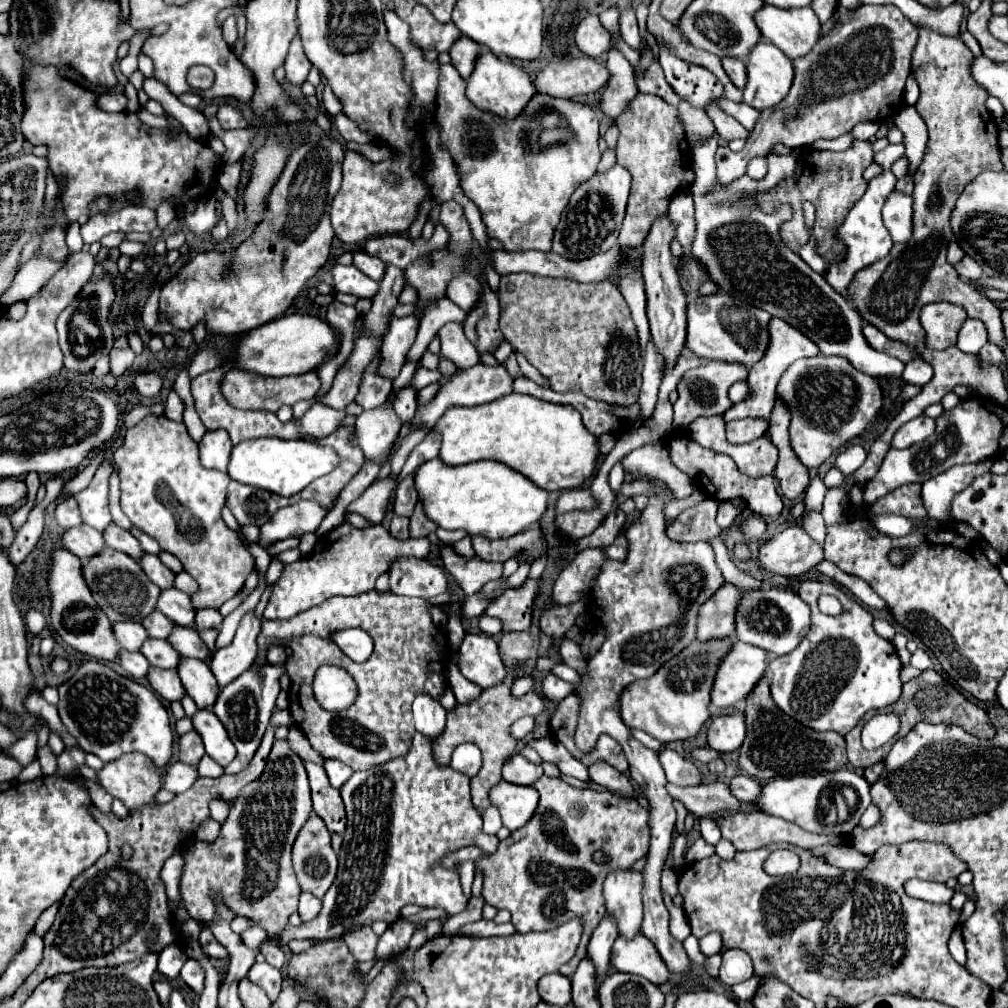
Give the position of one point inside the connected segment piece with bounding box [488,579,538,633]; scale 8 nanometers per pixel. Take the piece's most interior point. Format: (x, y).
(514, 609)

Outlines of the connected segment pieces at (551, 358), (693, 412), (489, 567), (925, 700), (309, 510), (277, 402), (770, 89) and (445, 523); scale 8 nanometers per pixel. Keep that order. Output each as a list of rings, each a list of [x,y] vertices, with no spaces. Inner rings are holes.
[[[512,273],[500,277],[500,331],[504,339],[516,347],[552,385],[554,391],[570,391],[574,385],[584,387],[582,393],[596,401],[614,405],[634,405],[640,391],[642,355],[638,349],[636,325],[630,309],[620,299],[620,291],[612,283],[572,283],[566,279],[540,277],[528,273]]]
[[[706,363],[696,369],[686,371],[678,385],[678,401],[674,403],[674,427],[682,429],[688,423],[692,423],[696,417],[712,417],[712,415],[724,415],[734,403],[728,397],[728,387],[736,383],[736,379],[748,377],[748,369],[732,365],[732,363]]]
[[[444,547],[442,551],[442,565],[446,573],[458,583],[464,597],[478,593],[488,581],[494,581],[502,575],[500,563],[488,563],[482,559],[462,559],[454,553],[452,547]]]
[[[926,669],[922,671],[920,677],[904,683],[904,689],[902,689],[902,697],[892,705],[892,707],[886,707],[884,713],[896,713],[902,721],[902,727],[898,731],[898,739],[904,737],[916,723],[920,721],[926,721],[926,723],[956,723],[960,727],[964,727],[968,733],[980,737],[980,739],[992,739],[996,729],[994,725],[990,723],[988,719],[988,713],[978,707],[976,703],[968,701],[954,685],[950,685],[948,681],[942,679],[942,675],[938,675],[934,669]]]
[[[336,499],[332,501],[332,505],[324,507],[318,501],[298,501],[296,505],[282,507],[268,523],[264,523],[264,527],[260,527],[258,543],[262,547],[268,547],[280,539],[300,537],[306,531],[316,531],[328,511],[334,507],[334,503]]]
[[[234,369],[234,371],[228,371],[222,383],[224,397],[234,407],[240,407],[240,409],[264,407],[264,411],[272,411],[272,413],[276,413],[282,405],[294,405],[296,401],[302,401],[302,399],[314,399],[318,389],[320,389],[320,377],[316,371],[302,373],[302,375],[286,375],[286,377],[260,377],[250,371]]]
[[[760,41],[746,63],[748,85],[744,89],[744,103],[762,111],[776,107],[788,97],[794,81],[794,65],[778,47]]]
[[[440,459],[426,461],[416,473],[416,491],[424,503],[426,515],[442,529],[464,529],[468,535],[480,535],[486,539],[506,539],[516,533],[526,531],[530,525],[538,523],[548,509],[548,491],[540,489],[522,473],[496,461],[476,461],[466,465],[444,465]]]

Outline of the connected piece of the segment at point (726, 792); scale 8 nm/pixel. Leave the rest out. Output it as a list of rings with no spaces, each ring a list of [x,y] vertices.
[[[666,783],[666,791],[696,817],[704,815],[704,811],[716,811],[716,807],[732,807],[732,803],[740,803],[738,799],[732,799],[732,793],[724,783],[702,783],[700,787],[676,787]]]

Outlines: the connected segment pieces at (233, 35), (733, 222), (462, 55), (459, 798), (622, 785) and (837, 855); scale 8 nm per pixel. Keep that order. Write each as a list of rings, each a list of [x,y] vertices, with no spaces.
[[[228,17],[224,21],[224,41],[228,45],[234,45],[234,41],[238,39],[238,29],[236,29],[236,17]]]
[[[714,131],[714,135],[702,143],[694,143],[692,145],[692,157],[694,157],[694,173],[696,179],[690,187],[692,195],[694,195],[694,205],[696,205],[696,237],[692,241],[690,247],[690,255],[706,269],[710,281],[714,281],[722,293],[732,295],[734,299],[760,307],[764,311],[768,311],[772,317],[780,317],[786,323],[790,323],[792,327],[804,331],[804,335],[808,335],[824,355],[844,355],[848,357],[848,361],[858,369],[864,371],[872,377],[894,377],[900,379],[902,371],[904,371],[904,363],[898,359],[892,359],[890,355],[872,351],[872,347],[868,347],[860,327],[860,315],[856,315],[854,307],[838,293],[834,291],[820,273],[812,271],[798,253],[794,253],[780,237],[780,227],[792,219],[794,211],[790,205],[776,205],[776,209],[772,213],[764,213],[760,203],[756,201],[756,195],[766,193],[774,187],[778,187],[778,183],[782,179],[788,179],[794,175],[796,169],[796,159],[792,155],[778,155],[778,153],[770,153],[768,155],[768,173],[764,179],[754,181],[752,177],[744,175],[740,179],[736,179],[736,183],[732,183],[732,187],[724,187],[724,191],[708,191],[708,187],[712,187],[712,183],[716,183],[716,161],[714,161],[714,153],[718,149],[718,133]]]
[[[460,37],[460,39],[452,45],[452,49],[450,49],[452,65],[456,67],[456,71],[458,71],[464,79],[468,79],[468,75],[472,73],[474,61],[476,61],[478,55],[480,55],[480,45],[474,43],[474,41],[468,39],[468,37]]]
[[[416,731],[410,751],[404,757],[396,757],[386,761],[384,765],[356,771],[348,783],[340,789],[348,825],[344,831],[342,849],[338,853],[338,875],[336,883],[328,889],[328,893],[322,899],[322,911],[316,919],[302,923],[300,927],[286,925],[278,935],[272,939],[268,937],[268,943],[286,947],[292,939],[314,939],[314,941],[326,941],[342,937],[344,933],[352,931],[354,927],[360,929],[364,925],[370,925],[376,919],[384,919],[386,923],[394,923],[400,917],[400,909],[404,905],[420,905],[420,907],[442,907],[448,915],[460,913],[468,897],[462,891],[458,873],[452,869],[444,869],[438,865],[438,859],[442,859],[448,853],[458,851],[460,847],[466,847],[470,843],[482,843],[482,849],[488,853],[494,853],[498,849],[498,837],[496,835],[484,835],[482,833],[482,817],[472,807],[470,801],[470,777],[452,769],[450,765],[436,763],[432,755],[434,739],[420,735]]]
[[[596,761],[588,767],[588,773],[590,773],[590,779],[598,785],[604,785],[608,789],[618,789],[622,791],[624,795],[630,795],[632,793],[632,785],[628,781],[628,777],[620,771],[616,771],[612,765],[608,765],[606,761]]]
[[[822,845],[814,851],[814,855],[822,855],[828,863],[840,867],[840,869],[850,869],[850,871],[862,871],[864,867],[870,865],[872,857],[856,851],[854,847],[830,847]]]

